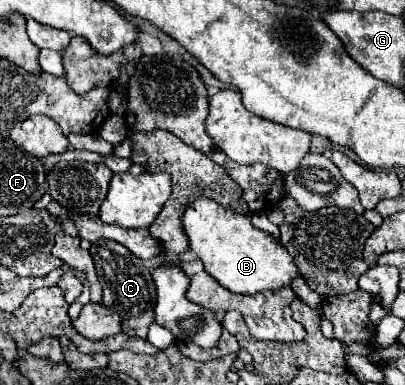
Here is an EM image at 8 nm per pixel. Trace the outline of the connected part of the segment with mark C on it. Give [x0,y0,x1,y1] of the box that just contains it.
[89,239,155,337]

